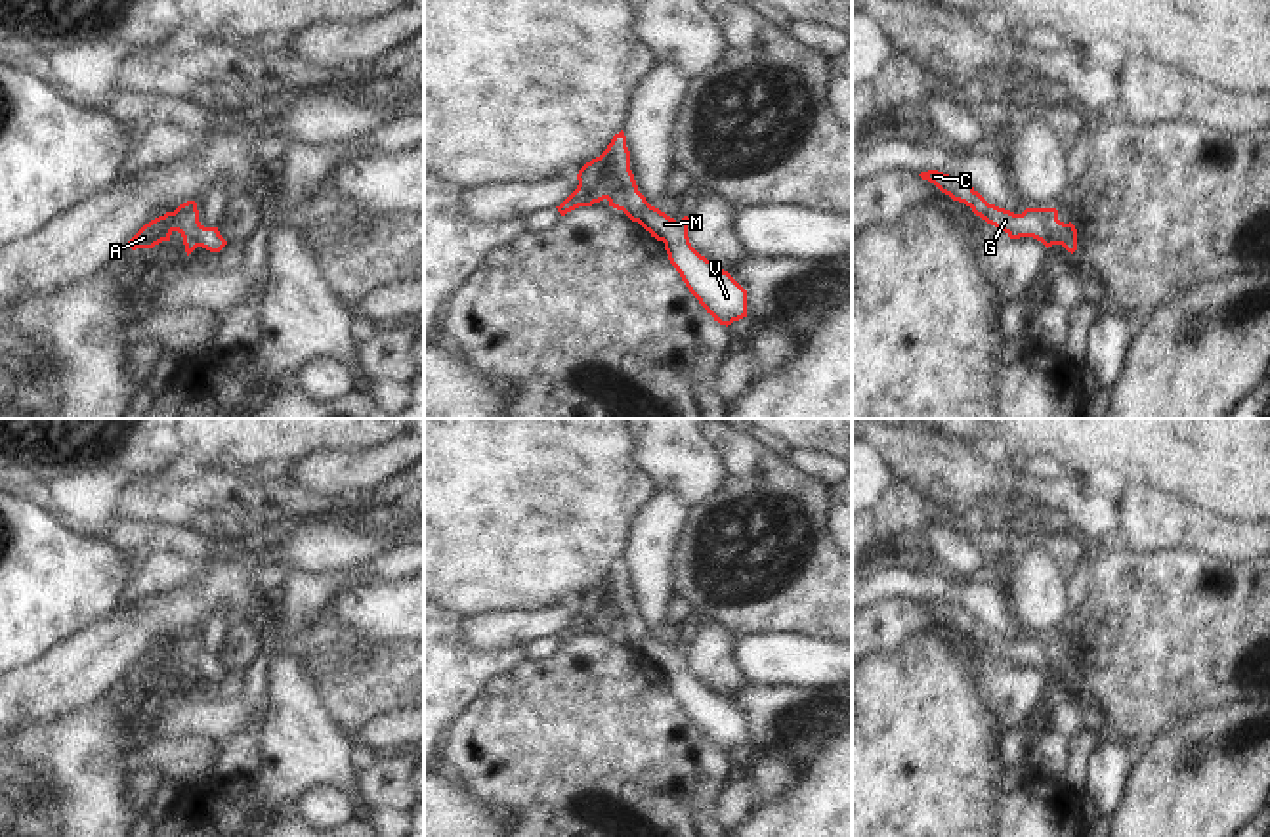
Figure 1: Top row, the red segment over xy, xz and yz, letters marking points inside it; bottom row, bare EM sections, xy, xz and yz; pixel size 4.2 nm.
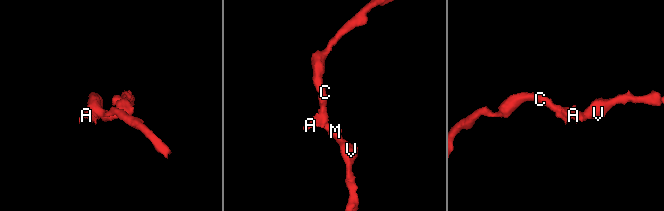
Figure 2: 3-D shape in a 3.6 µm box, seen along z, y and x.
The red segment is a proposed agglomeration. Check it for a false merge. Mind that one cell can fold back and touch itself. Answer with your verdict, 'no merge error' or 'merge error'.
no merge error

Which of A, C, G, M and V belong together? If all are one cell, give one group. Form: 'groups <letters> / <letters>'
groups A C G M V

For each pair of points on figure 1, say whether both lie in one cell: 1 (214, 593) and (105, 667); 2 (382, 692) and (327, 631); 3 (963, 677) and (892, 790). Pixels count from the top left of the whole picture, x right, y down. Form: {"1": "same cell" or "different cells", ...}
{"1": "same cell", "2": "same cell", "3": "same cell"}

